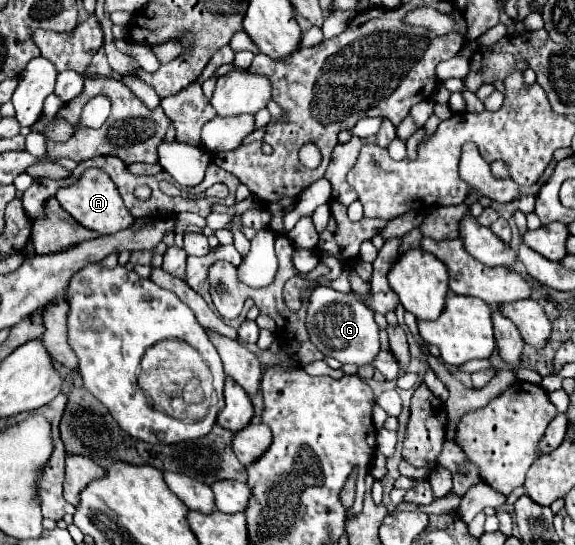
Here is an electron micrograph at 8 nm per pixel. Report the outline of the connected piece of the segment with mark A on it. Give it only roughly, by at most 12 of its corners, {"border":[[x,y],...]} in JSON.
{"border":[[88,168],[56,200],[78,224],[114,234],[134,222],[118,188]]}

